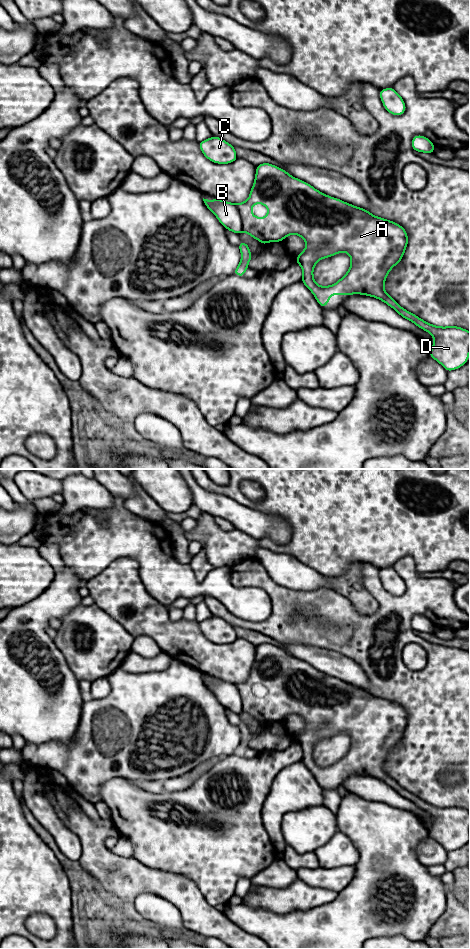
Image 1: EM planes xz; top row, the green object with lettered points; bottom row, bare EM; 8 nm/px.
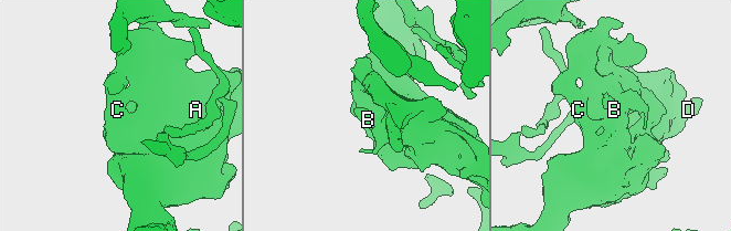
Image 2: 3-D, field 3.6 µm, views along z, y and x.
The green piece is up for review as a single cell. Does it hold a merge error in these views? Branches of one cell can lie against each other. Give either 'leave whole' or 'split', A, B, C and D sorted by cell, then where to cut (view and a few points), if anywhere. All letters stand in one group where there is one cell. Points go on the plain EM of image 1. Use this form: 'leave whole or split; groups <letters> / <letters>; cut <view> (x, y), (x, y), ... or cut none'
leave whole; groups A B C D; cut none

